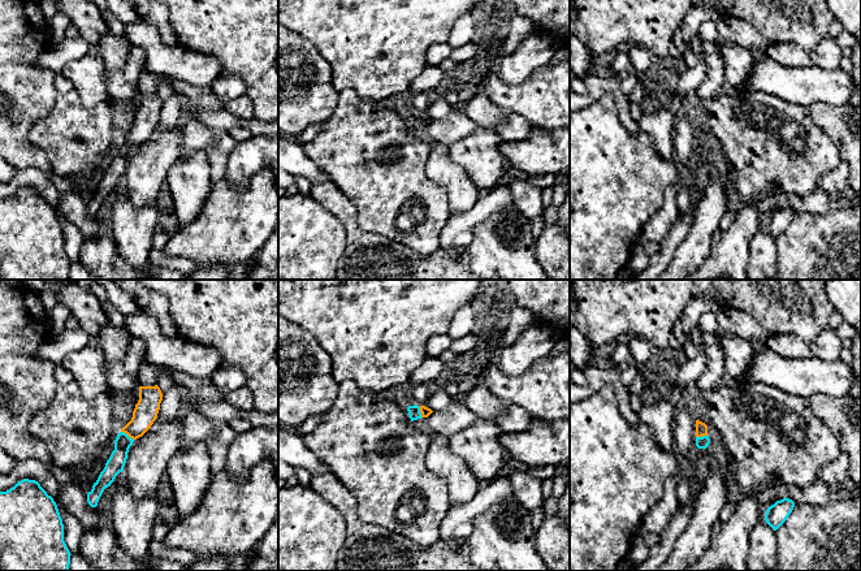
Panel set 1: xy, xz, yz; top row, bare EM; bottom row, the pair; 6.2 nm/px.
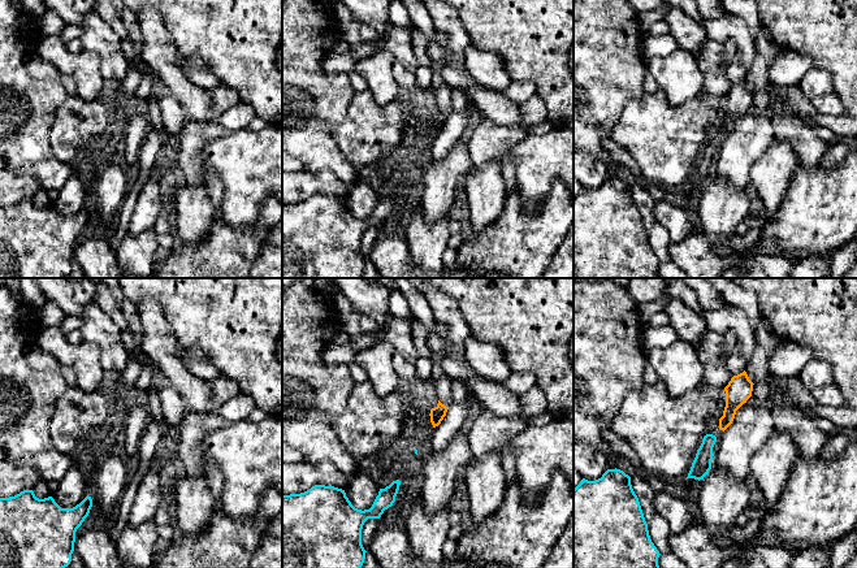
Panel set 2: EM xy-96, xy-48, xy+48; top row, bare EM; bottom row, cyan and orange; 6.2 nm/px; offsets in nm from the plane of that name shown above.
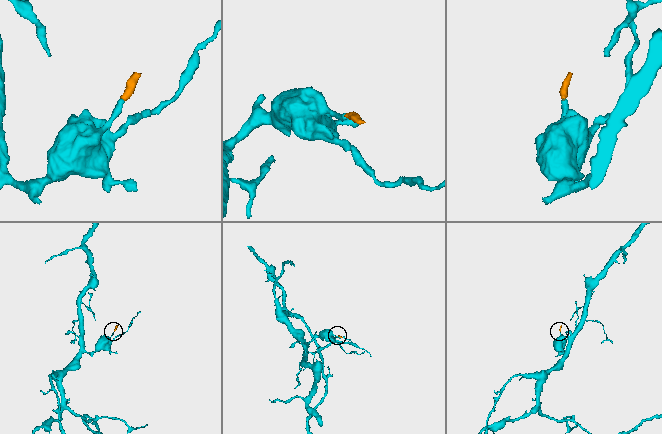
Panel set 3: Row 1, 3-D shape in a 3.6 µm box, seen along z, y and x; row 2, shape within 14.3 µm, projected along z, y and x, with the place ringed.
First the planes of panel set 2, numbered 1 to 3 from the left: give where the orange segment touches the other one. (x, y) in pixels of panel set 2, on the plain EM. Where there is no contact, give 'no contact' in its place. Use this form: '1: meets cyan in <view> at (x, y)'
1: no contact
2: no contact
3: no contact

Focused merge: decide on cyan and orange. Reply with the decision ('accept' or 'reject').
accept

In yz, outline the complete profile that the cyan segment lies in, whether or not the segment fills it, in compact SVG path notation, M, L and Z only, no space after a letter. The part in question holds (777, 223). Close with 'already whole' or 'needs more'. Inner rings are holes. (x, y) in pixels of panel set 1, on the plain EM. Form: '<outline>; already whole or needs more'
M789 207L776 209L774 213L767 216L765 222L766 232L776 239L789 225L795 216L795 211Z; already whole

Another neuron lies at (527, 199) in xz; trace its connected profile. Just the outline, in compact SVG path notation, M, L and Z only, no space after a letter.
M512 176L507 179L512 204L529 221L535 220L544 212L541 189L528 183L522 176Z

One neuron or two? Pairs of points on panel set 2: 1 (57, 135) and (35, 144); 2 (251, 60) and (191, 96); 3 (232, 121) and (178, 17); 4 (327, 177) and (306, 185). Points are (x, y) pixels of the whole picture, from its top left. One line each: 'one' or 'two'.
1: two
2: two
3: two
4: one

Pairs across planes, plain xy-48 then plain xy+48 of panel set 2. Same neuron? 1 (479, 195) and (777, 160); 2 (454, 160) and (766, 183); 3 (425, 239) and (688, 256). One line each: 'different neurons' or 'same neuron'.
1: same neuron
2: different neurons
3: different neurons

